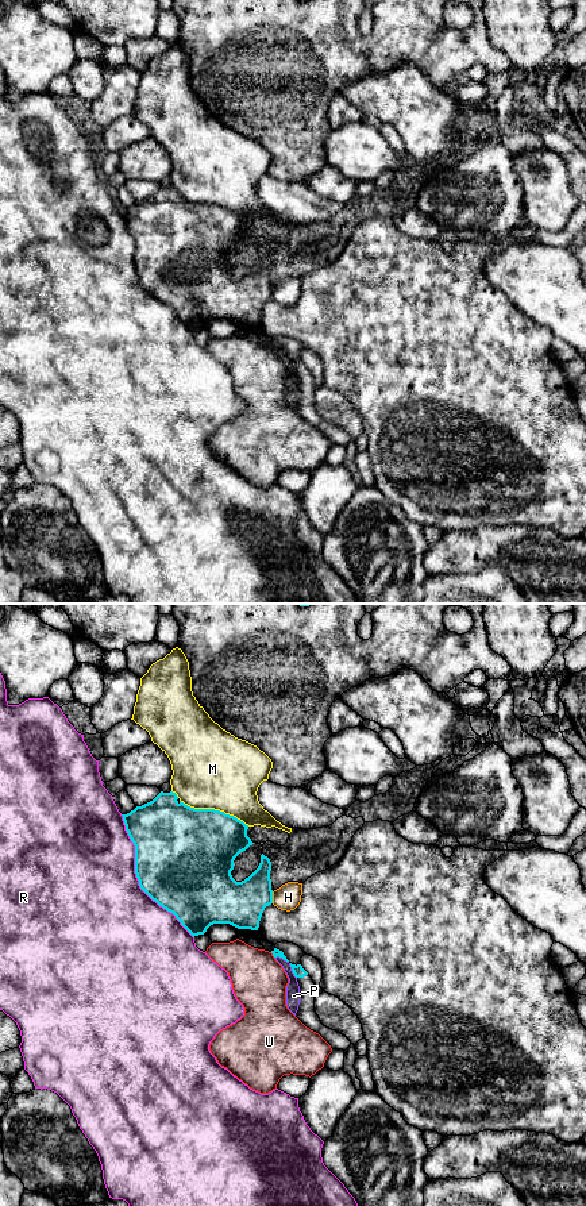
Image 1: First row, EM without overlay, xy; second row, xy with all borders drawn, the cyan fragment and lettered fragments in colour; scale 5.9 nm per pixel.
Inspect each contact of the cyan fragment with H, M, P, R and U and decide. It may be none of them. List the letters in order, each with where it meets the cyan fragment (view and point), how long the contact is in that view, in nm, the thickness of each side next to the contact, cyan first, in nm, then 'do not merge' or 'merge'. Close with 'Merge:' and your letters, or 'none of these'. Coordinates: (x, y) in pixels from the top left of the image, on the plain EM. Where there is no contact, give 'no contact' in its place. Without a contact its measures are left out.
H: meets cyan in xy at (272, 292); contact 70 nm long; 280 nm thick on the cyan side, 160 nm on the other; do not merge
M: meets cyan in xy at (214, 204); contact 440 nm long; 460 nm thick on the cyan side, 480 nm on the other; do not merge
P: meets cyan in xy at (290, 359); contact 180 nm long; 70 nm thick on the cyan side, 90 nm on the other; do not merge
R: meets cyan in xy at (138, 274); contact 850 nm long; 500 nm thick on the cyan side, 500 nm on the other; do not merge
U: meets cyan in xy at (273, 350); contact 50 nm long; 50 nm thick on the cyan side, 320 nm on the other; do not merge
Merge: none of these

